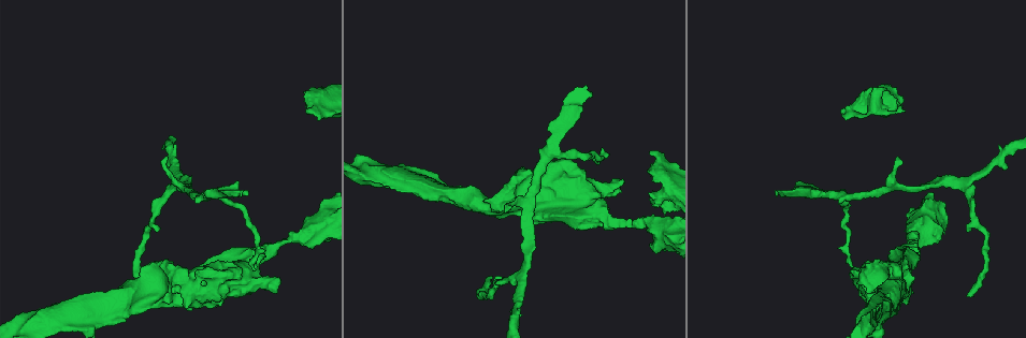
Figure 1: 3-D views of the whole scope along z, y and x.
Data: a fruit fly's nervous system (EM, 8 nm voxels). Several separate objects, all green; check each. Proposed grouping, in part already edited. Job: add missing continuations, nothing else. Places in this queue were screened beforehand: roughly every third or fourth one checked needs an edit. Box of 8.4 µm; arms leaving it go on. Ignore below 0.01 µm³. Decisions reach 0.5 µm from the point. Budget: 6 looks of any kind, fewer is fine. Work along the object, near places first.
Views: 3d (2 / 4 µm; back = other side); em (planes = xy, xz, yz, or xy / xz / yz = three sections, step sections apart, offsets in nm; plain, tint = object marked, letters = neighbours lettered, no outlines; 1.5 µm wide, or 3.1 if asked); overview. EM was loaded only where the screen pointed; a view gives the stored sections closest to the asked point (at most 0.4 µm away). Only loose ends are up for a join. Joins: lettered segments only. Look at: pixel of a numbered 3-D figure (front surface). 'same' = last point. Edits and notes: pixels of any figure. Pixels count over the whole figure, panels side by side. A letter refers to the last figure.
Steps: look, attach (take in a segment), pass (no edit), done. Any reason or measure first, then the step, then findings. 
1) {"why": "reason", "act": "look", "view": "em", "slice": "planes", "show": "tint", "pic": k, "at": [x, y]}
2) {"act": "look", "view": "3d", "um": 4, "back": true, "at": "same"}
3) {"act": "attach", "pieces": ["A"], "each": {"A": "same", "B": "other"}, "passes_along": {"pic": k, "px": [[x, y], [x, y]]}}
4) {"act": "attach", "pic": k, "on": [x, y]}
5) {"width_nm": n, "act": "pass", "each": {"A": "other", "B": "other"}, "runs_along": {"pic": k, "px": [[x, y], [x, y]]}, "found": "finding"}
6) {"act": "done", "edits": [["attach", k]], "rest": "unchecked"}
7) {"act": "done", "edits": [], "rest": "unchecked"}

{"act": "look", "view": "em", "slice": "planes", "show": "tint", "pic": 1, "at": [858, 97]}

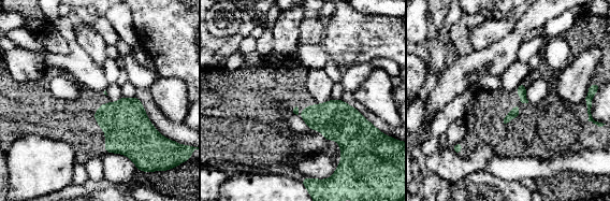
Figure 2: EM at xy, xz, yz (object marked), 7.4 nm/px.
{"why": "see the neighbours", "act": "look", "view": "em", "slice": "planes", "show": "letters", "at": "same"}

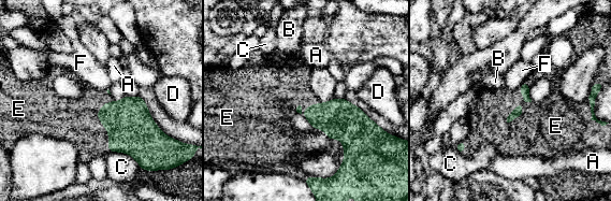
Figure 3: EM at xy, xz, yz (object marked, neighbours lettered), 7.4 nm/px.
{"act": "attach", "pieces": ["E"], "each": {"A": "other", "B": "other", "C": "other", "D": "other", "E": "same", "F": "other"}, "found": "the neuron continues"}

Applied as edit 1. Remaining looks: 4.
{"why": "see it whole again", "act": "look", "view": "overview"}

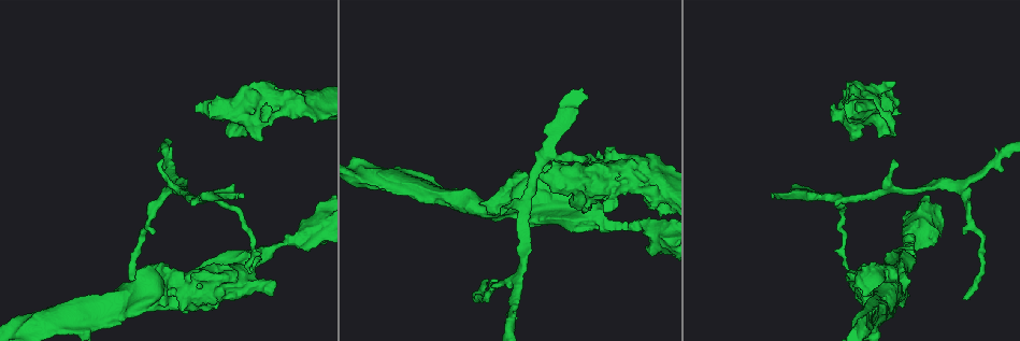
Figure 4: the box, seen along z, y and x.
{"why": "branch stops here", "act": "look", "view": "3d", "um": 2, "pic": 4, "at": [505, 209]}

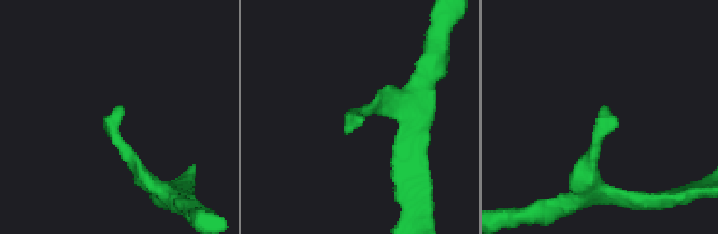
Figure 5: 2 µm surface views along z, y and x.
{"act": "look", "view": "em", "slice": "planes", "show": "letters", "pic": 5, "at": [122, 106]}

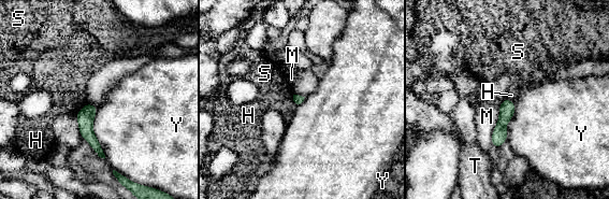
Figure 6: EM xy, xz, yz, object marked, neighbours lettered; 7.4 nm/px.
{"longest_contact_nm": ["Y", 380], "act": "pass", "each": {"H": "other", "M": "other", "S": "other", "T": "other", "Y": "other"}, "found": "no lettered segment goes on from it"}

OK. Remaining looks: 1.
{"act": "done", "edits": [["attach", 3]], "rest": "unchecked"}

